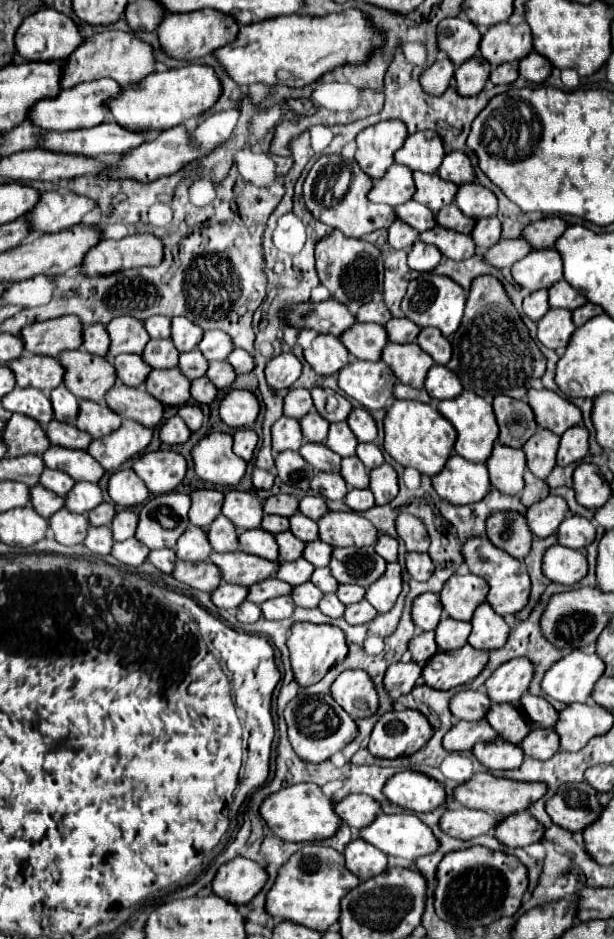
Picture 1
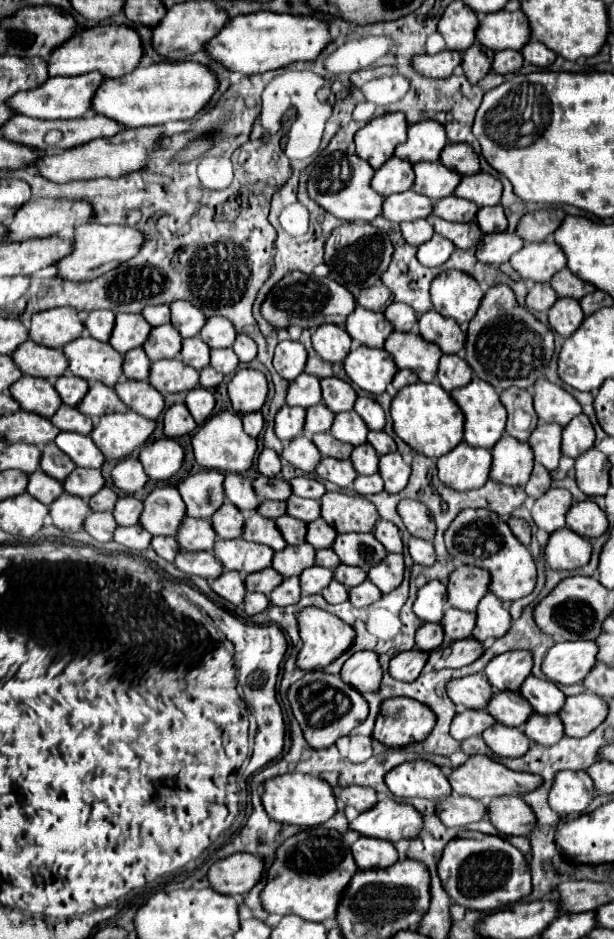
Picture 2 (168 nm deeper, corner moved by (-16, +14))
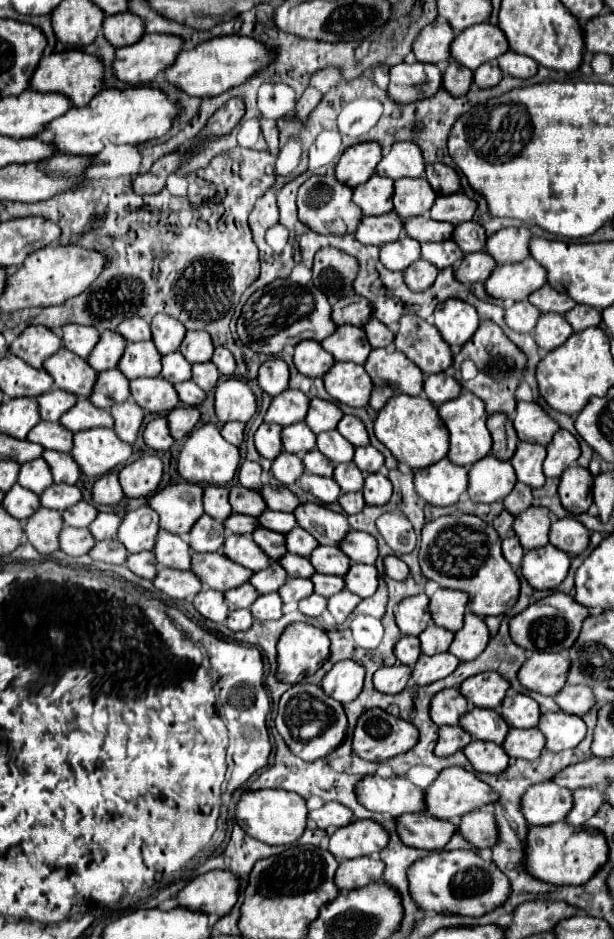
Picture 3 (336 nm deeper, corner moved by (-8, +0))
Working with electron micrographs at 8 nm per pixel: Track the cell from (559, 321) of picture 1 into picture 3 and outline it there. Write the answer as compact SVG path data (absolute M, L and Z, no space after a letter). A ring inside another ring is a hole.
M540 314L540 320L534 328L536 344L546 352L562 346L570 334L572 334L572 326L562 314Z

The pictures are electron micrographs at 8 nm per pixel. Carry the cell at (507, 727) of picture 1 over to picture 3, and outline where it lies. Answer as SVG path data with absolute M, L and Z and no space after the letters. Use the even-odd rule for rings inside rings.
M472 706L462 718L460 726L470 732L478 740L490 740L496 744L502 744L510 726L496 714L496 710L486 710L486 708L476 708Z

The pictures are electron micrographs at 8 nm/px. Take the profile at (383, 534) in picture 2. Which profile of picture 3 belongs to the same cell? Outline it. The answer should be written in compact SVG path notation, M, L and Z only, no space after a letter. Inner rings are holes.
M352 530L352 534L348 534L344 542L340 542L340 548L350 556L352 562L376 564L378 560L378 542L368 532Z

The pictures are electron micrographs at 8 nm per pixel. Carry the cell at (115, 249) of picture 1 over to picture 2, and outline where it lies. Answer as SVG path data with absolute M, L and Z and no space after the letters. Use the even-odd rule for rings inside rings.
M96 222L84 224L74 230L72 252L56 262L58 276L62 280L76 280L76 282L86 282L86 280L98 278L98 276L106 274L108 270L116 268L118 264L130 260L138 252L142 242L144 242L142 234L130 226L104 226L104 224L96 224Z

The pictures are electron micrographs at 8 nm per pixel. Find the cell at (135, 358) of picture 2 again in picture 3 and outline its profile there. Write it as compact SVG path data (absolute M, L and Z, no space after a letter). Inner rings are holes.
M118 368L104 370L104 374L98 374L94 392L90 396L90 402L100 408L110 408L112 404L126 402L130 398L130 380L120 374Z

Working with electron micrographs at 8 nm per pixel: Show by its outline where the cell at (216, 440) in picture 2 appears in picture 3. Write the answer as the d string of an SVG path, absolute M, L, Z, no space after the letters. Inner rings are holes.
M204 424L204 426L196 428L186 438L182 452L180 452L180 458L178 458L180 476L186 482L194 482L194 484L216 484L216 486L230 484L232 478L236 476L238 466L240 466L238 448L224 440L224 436L220 434L220 428L216 424ZM222 480L228 480L228 482L222 482Z

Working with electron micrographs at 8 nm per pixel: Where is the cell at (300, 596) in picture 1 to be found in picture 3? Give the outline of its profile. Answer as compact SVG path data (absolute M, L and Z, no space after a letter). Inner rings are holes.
M290 578L278 590L278 594L282 596L282 602L300 602L314 594L314 586L312 586L312 580L308 578Z

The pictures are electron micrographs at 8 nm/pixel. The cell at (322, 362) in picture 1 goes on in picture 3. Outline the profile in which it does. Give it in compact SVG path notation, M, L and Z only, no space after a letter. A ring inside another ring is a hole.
M302 340L296 346L294 364L302 374L310 378L322 378L334 366L334 362L336 360L332 354L328 354L316 340Z

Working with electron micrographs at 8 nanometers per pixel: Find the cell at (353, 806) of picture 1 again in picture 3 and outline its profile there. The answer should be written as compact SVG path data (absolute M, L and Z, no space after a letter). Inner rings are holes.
M328 802L324 804L320 810L312 810L308 814L316 824L318 828L322 830L328 830L328 828L340 828L340 826L346 826L348 822L352 822L354 814L348 806L340 804L340 802Z

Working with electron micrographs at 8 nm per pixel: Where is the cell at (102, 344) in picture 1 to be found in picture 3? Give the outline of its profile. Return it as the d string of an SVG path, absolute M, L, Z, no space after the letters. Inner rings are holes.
M66 324L62 330L64 330L62 334L64 346L82 358L88 358L88 354L94 350L96 342L100 340L100 332L92 326Z

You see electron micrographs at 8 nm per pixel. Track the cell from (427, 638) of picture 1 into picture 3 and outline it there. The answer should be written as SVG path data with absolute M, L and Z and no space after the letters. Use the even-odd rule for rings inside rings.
M402 636L402 640L394 648L398 662L414 666L416 658L420 656L420 640L416 636Z

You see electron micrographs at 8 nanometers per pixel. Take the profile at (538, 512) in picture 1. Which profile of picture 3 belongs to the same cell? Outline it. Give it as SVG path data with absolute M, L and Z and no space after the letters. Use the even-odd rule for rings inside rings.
M530 506L526 512L514 518L514 532L520 538L520 544L528 550L548 544L550 530L550 510L542 506Z

